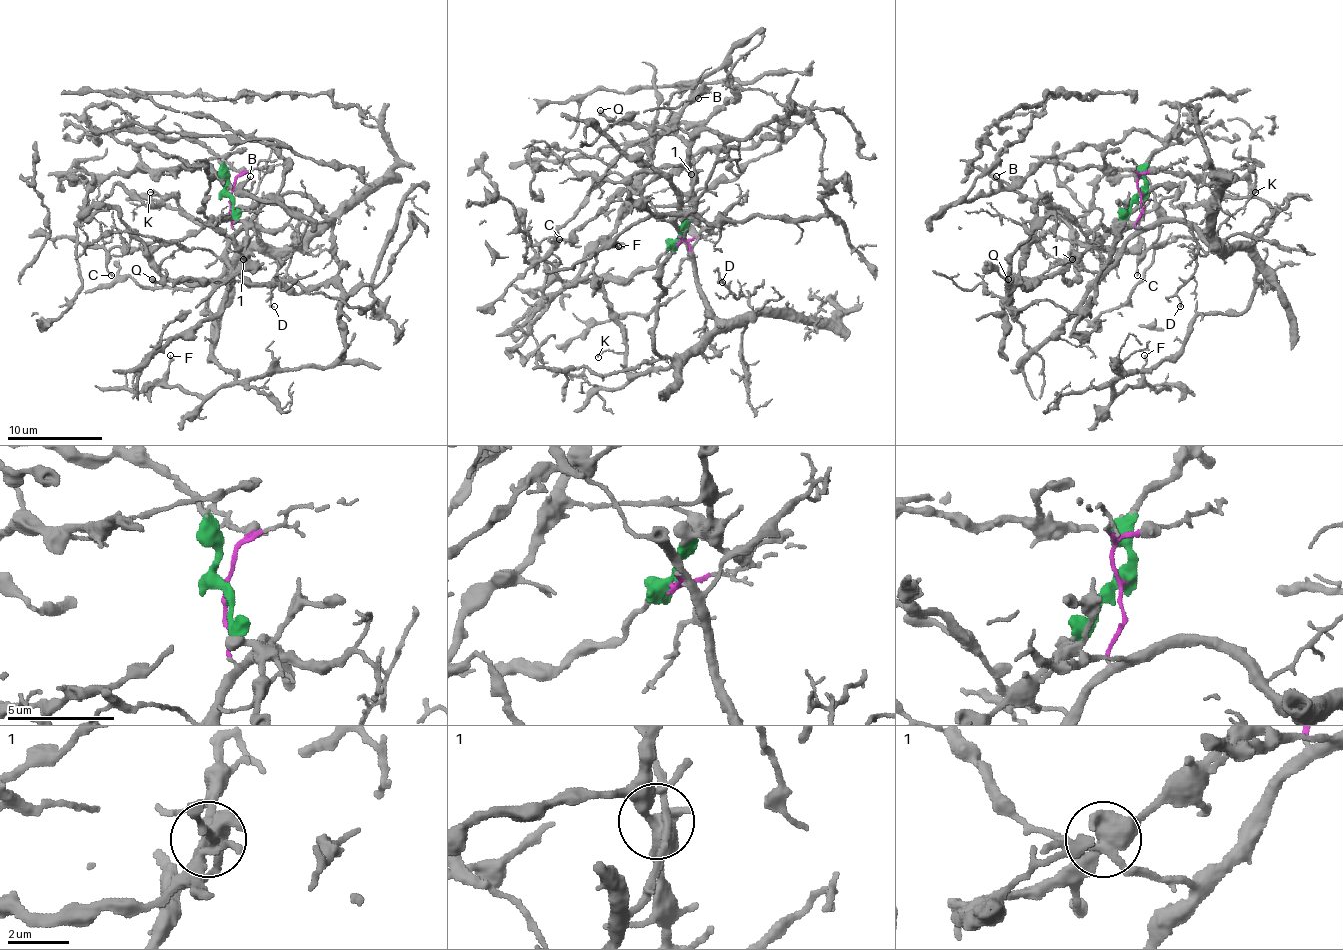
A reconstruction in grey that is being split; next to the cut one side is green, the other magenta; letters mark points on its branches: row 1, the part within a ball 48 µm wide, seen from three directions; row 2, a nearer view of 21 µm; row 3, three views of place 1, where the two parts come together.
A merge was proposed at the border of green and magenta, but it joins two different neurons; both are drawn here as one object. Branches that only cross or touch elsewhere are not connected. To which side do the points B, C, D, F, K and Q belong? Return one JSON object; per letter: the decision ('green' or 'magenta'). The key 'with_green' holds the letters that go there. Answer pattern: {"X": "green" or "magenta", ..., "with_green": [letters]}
{"B": "green", "C": "green", "D": "magenta", "F": "magenta", "K": "magenta", "Q": "green", "with_green": ["B", "C", "Q"]}

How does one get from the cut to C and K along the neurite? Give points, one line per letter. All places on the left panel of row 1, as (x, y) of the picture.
C: (229, 195), (253, 283), (337, 273), (332, 223), (282, 192), (114, 247), (112, 276)
K: (229, 195), (234, 230), (246, 221), (267, 247), (241, 247), (219, 228), (200, 226), (174, 192), (150, 192)

